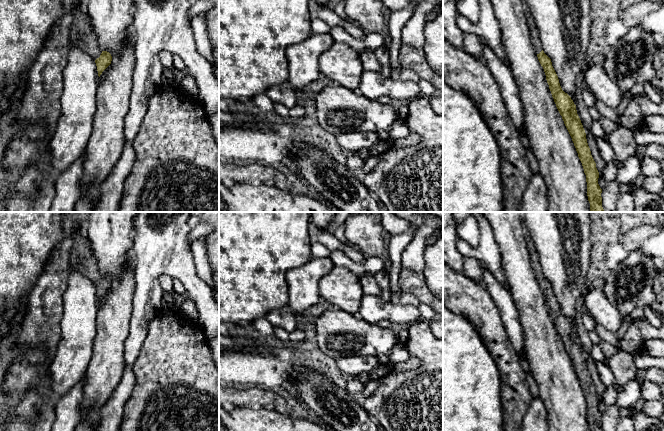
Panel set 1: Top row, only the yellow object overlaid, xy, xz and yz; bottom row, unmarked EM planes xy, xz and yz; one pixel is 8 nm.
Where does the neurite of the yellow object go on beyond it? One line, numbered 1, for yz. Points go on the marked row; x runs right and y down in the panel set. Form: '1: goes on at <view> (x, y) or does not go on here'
1: goes on at yz (535, 37)

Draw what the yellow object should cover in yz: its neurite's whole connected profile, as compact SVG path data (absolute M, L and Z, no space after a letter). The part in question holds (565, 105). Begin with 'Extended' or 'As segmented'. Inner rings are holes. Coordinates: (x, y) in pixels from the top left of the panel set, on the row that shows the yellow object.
Extended. M526 8L525 12L535 52L541 66L544 69L552 97L572 138L586 175L587 196L590 203L590 212L604 212L601 197L602 189L598 184L599 172L591 155L585 130L577 114L576 105L571 97L562 90L558 76L552 66L551 59L542 50L540 35L532 14L528 8Z

